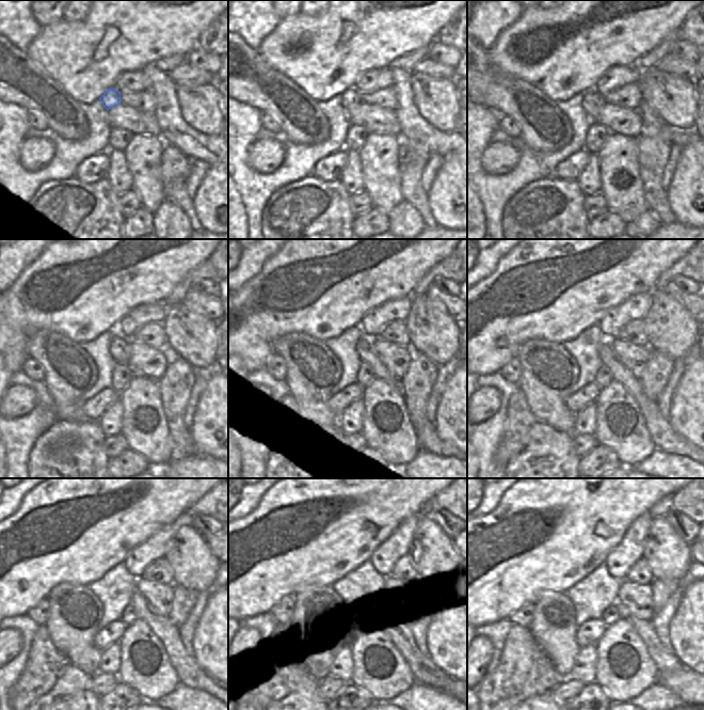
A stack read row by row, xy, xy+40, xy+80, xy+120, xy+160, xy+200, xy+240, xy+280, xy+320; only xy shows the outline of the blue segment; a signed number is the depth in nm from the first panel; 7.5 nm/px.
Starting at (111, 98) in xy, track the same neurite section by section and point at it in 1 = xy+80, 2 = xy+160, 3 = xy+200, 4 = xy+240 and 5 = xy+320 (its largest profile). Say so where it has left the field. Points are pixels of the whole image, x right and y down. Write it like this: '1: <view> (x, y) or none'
1: xy+80 (592, 103)
2: xy+160 (364, 347)
3: xy+200 (665, 438)
4: xy+240 (189, 674)
5: xy+320 (666, 662)

